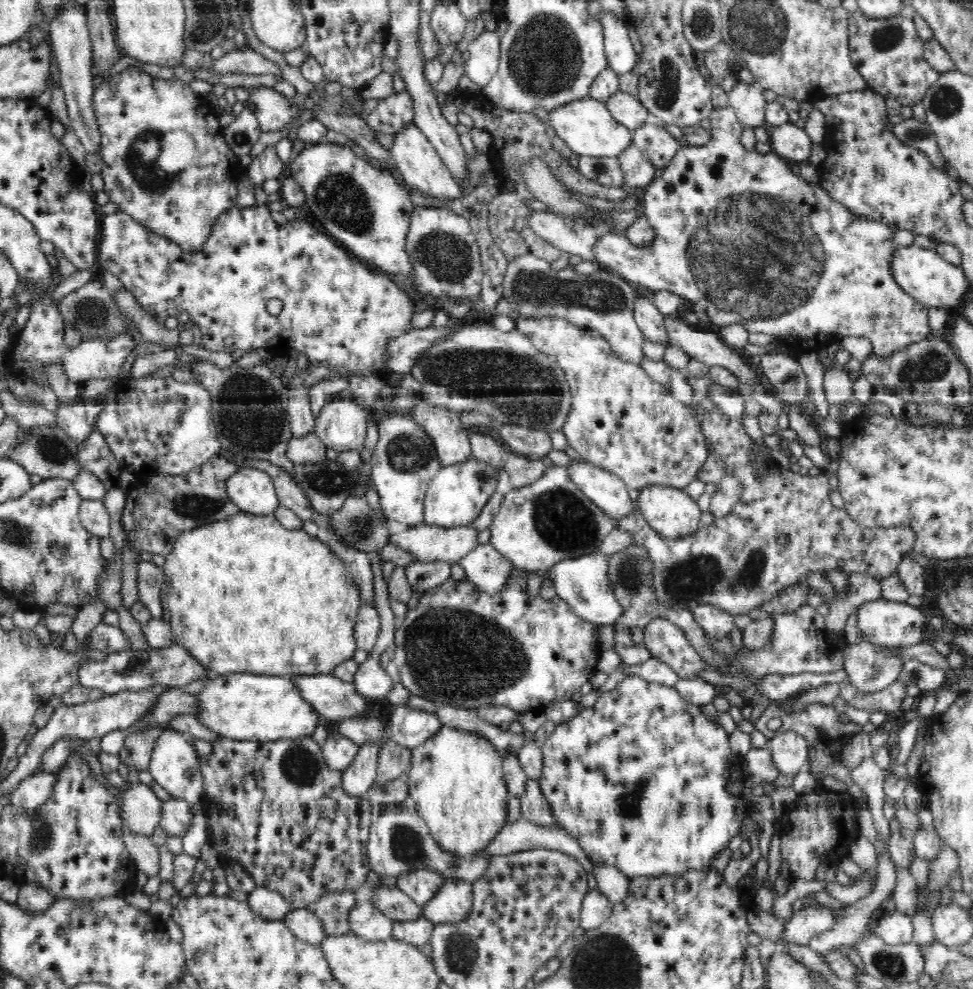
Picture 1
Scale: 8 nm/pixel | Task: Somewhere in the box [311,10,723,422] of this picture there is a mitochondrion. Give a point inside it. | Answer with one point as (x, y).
(544, 58)

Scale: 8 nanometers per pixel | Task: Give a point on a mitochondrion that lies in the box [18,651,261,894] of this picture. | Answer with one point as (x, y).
(41, 839)

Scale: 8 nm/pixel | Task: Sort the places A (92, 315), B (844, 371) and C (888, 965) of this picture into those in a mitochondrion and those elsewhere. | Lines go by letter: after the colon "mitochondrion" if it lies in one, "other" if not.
A: mitochondrion
B: other
C: mitochondrion

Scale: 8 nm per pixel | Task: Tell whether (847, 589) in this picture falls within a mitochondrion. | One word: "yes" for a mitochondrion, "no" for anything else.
no

